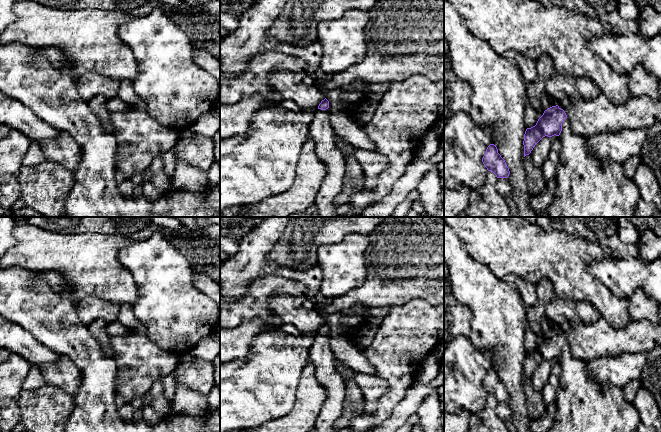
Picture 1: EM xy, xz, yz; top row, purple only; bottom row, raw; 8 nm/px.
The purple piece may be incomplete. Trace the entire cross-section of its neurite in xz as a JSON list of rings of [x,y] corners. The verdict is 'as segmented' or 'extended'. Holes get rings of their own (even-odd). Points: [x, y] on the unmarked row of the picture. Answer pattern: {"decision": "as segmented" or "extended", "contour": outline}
{"decision": "extended", "contour": [[[325,322],[309,351],[316,379],[327,390],[327,398],[315,423],[317,432],[337,432],[333,425],[342,413],[345,395],[345,381],[336,368],[328,332],[329,325]]]}

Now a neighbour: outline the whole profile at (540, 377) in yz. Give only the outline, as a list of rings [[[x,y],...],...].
[[[545,360],[535,369],[529,378],[535,391],[541,392],[544,386],[549,383],[552,367],[551,361]]]

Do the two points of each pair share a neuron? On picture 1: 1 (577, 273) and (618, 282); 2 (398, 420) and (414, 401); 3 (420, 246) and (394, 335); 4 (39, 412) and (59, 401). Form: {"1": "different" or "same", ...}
{"1": "different", "2": "same", "3": "different", "4": "same"}

